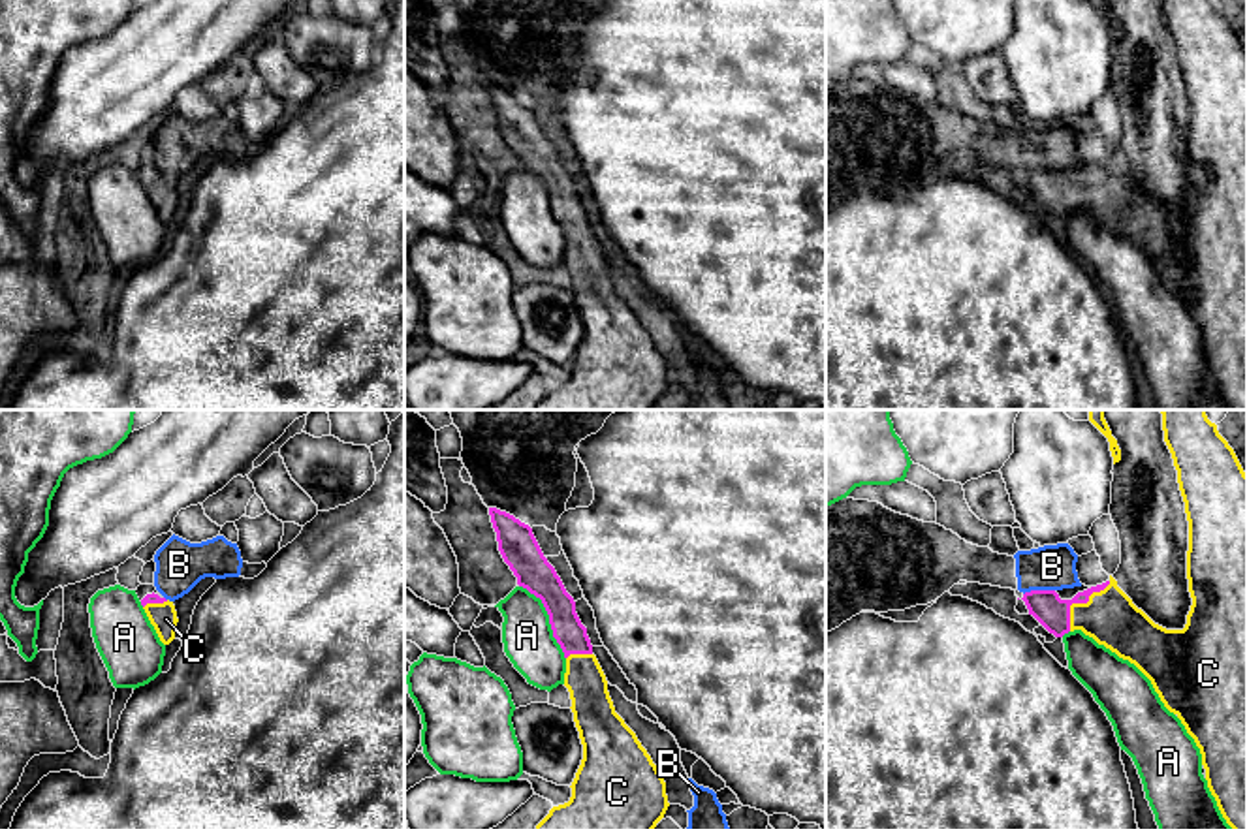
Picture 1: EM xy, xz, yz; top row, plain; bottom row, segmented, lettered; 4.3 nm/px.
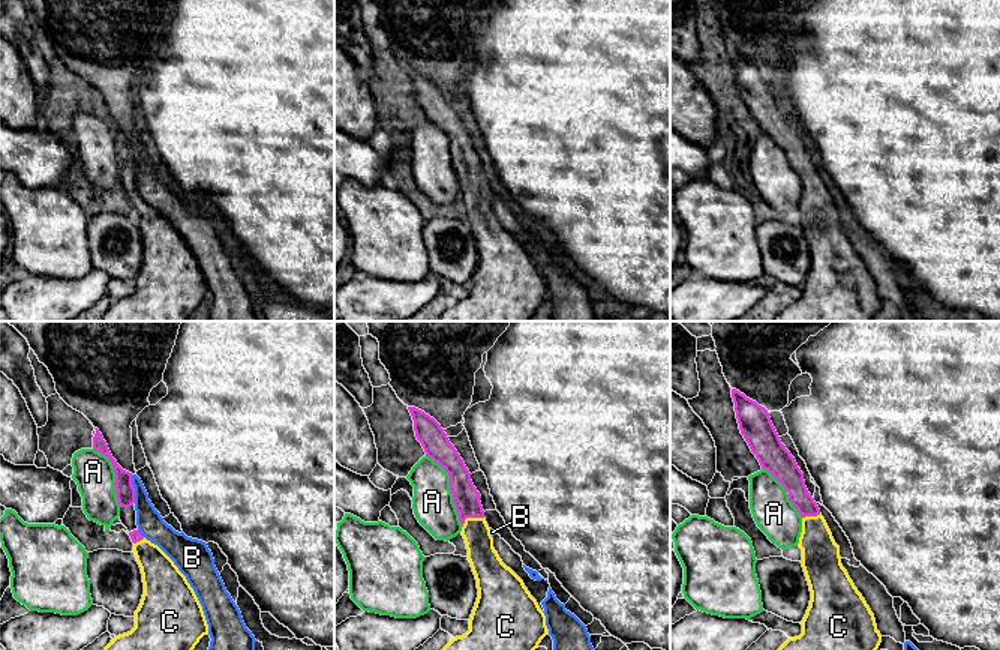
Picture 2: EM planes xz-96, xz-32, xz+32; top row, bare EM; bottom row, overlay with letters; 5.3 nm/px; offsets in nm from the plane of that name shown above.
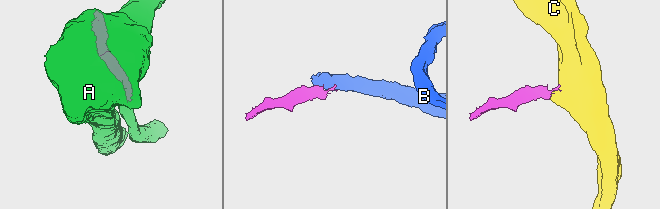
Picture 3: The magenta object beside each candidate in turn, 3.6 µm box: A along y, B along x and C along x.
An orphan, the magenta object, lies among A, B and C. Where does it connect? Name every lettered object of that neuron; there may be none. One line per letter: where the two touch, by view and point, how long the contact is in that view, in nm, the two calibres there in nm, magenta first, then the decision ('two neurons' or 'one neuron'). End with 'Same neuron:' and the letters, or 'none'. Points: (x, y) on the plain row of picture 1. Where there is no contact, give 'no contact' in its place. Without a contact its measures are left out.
A: contact xz (550, 198); length 380 nm; calibres 150 and 220 nm; two neurons
B: contact yz (1039, 170); length 140 nm; calibres 140 and 190 nm; two neurons
C: contact yz (1078, 181); length 280 nm; calibres 140 and 240 nm; one neuron
Same neuron: C

